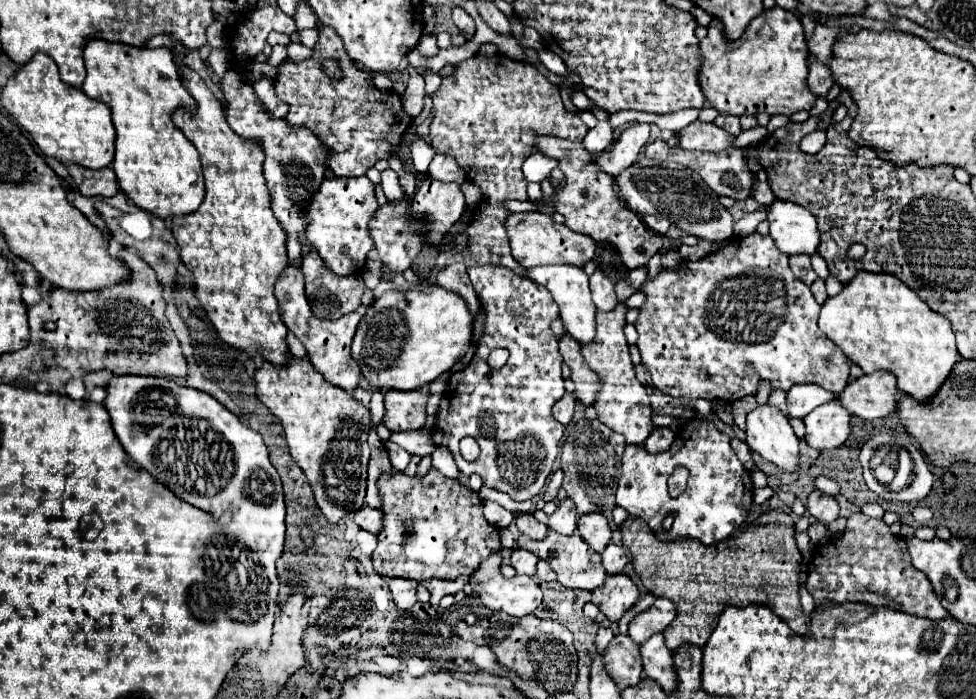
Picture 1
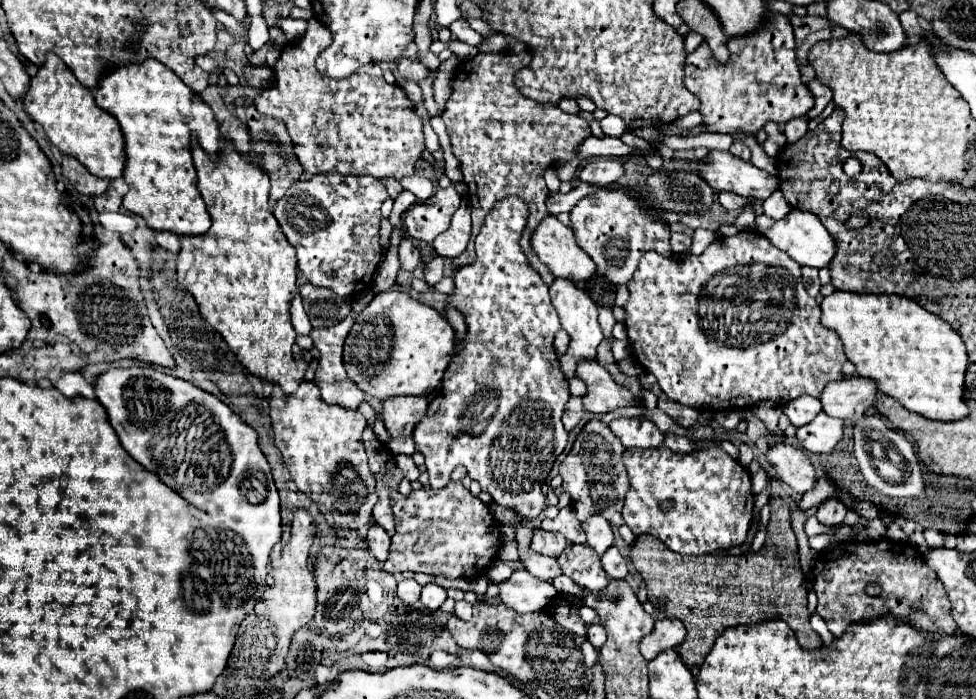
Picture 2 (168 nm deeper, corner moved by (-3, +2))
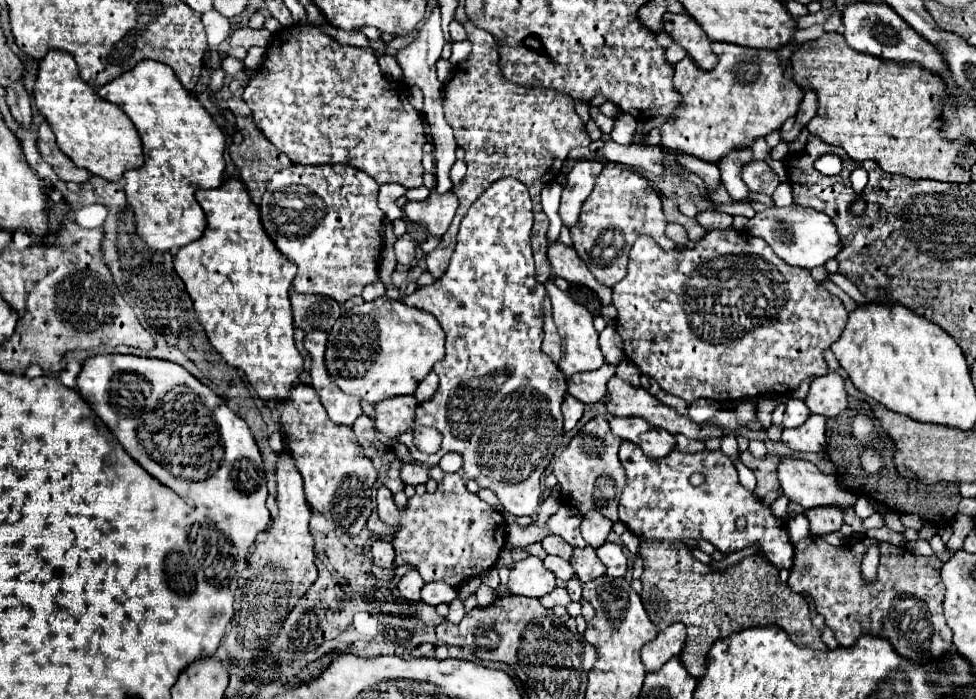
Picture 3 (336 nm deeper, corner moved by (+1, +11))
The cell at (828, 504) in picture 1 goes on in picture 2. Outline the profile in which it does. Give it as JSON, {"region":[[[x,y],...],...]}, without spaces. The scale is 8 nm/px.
{"region":[[[831,497],[831,499],[825,499],[825,501],[819,505],[819,509],[817,509],[815,517],[817,517],[823,525],[833,527],[833,525],[843,523],[845,513],[847,513],[847,507],[845,507],[839,499]]]}

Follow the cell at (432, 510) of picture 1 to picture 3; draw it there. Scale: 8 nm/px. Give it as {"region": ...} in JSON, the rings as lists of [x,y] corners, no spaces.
{"region":[[[445,474],[445,478],[439,482],[439,488],[435,494],[423,494],[423,496],[415,494],[413,498],[409,498],[409,506],[403,512],[395,506],[393,494],[387,488],[379,486],[377,512],[385,524],[399,526],[399,532],[393,540],[393,548],[397,554],[395,566],[403,566],[403,564],[413,566],[421,574],[425,584],[445,582],[445,584],[457,588],[463,580],[479,576],[481,572],[493,568],[499,558],[499,552],[505,544],[505,528],[501,528],[505,524],[505,518],[495,508],[491,508],[487,502],[483,502],[477,494],[467,492],[459,474]]]}

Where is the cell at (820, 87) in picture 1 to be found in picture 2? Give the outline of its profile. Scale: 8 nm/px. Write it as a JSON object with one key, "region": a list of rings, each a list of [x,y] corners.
{"region":[[[817,77],[809,83],[809,89],[811,89],[811,93],[815,95],[815,107],[813,107],[807,115],[809,115],[809,119],[813,119],[813,117],[817,117],[817,115],[827,107],[827,103],[829,103],[831,97],[833,97],[833,93],[831,93],[831,89],[829,89],[827,85],[823,85]]]}

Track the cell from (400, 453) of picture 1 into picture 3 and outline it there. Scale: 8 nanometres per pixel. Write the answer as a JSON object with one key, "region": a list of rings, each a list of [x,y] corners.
{"region":[[[403,464],[403,482],[417,486],[427,484],[429,480],[429,468],[423,464]]]}

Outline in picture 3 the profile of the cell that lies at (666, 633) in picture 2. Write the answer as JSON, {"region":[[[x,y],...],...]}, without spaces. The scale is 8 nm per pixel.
{"region":[[[671,624],[669,628],[661,630],[657,640],[651,644],[645,644],[641,650],[641,660],[647,672],[657,672],[665,662],[671,658],[677,658],[685,644],[685,626],[683,624]]]}

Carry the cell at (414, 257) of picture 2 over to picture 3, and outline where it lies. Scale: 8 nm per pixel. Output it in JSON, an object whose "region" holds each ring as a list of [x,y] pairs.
{"region":[[[403,234],[401,238],[397,238],[397,242],[395,242],[395,256],[397,256],[399,264],[415,266],[417,260],[419,260],[419,254],[421,254],[419,246],[409,234]]]}

